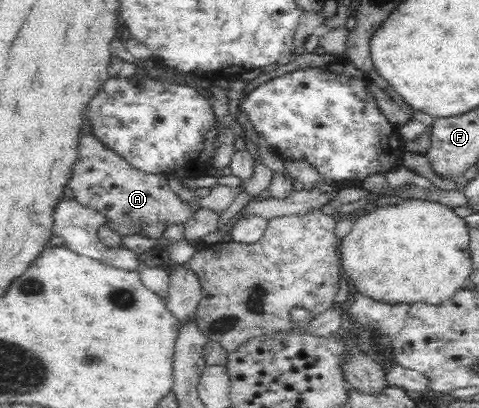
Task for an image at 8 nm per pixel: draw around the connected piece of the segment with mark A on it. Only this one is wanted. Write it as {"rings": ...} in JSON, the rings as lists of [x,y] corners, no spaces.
{"rings":[[[94,134],[82,136],[78,145],[79,156],[73,166],[73,176],[68,187],[79,204],[104,214],[108,218],[108,225],[117,234],[139,235],[139,228],[143,224],[186,223],[194,215],[191,207],[173,193],[167,179],[135,169],[120,154],[105,146]]]}

